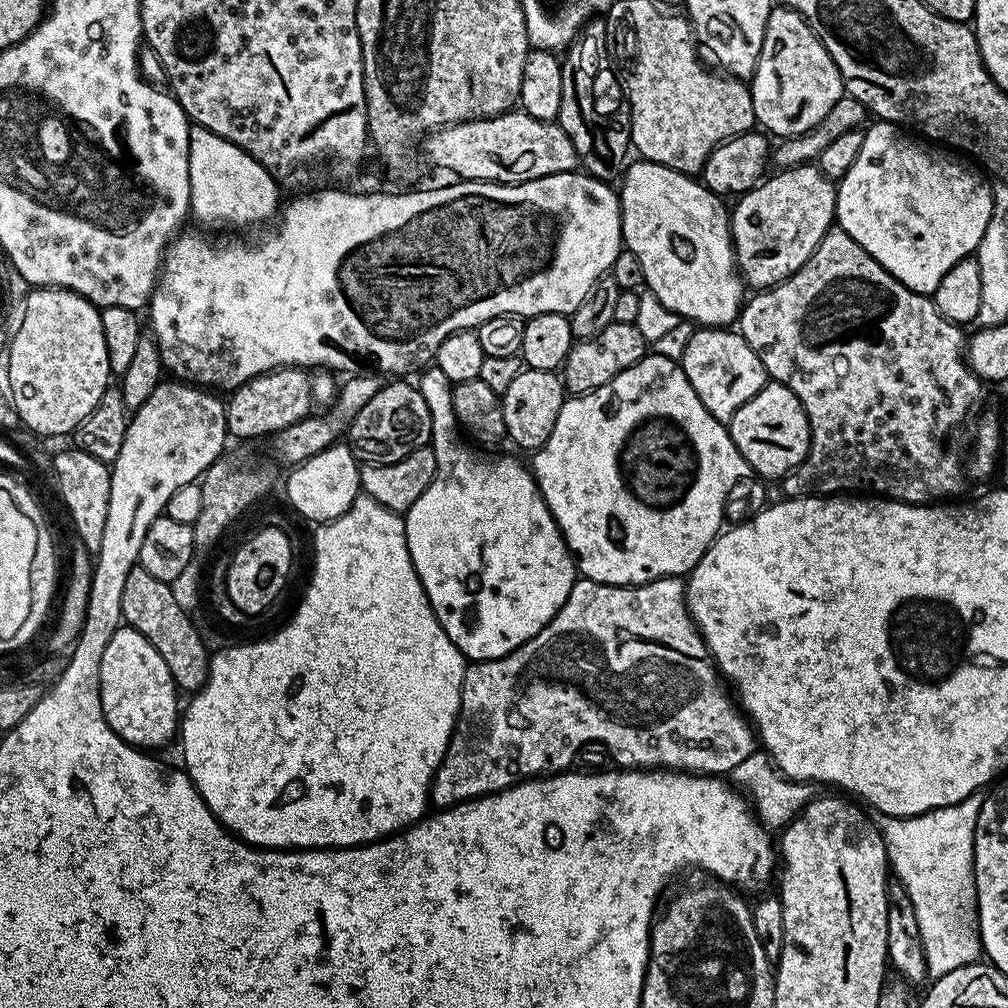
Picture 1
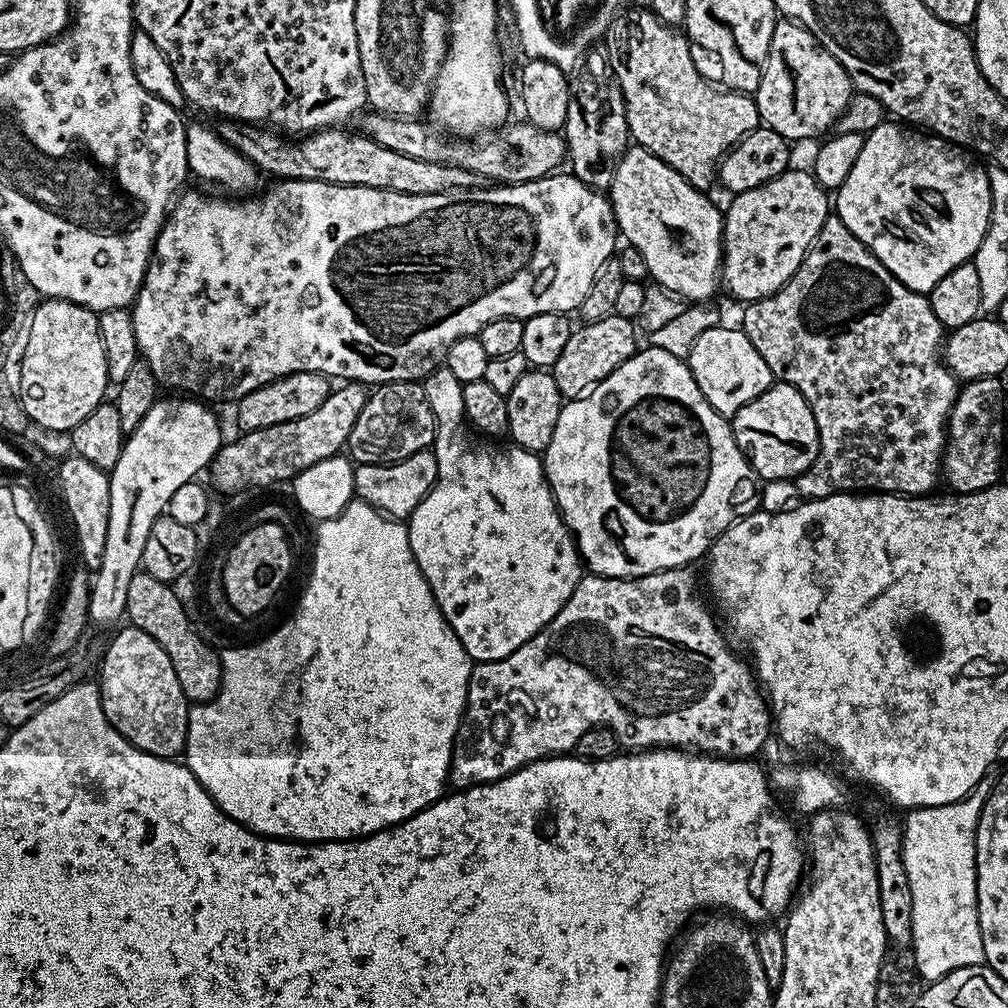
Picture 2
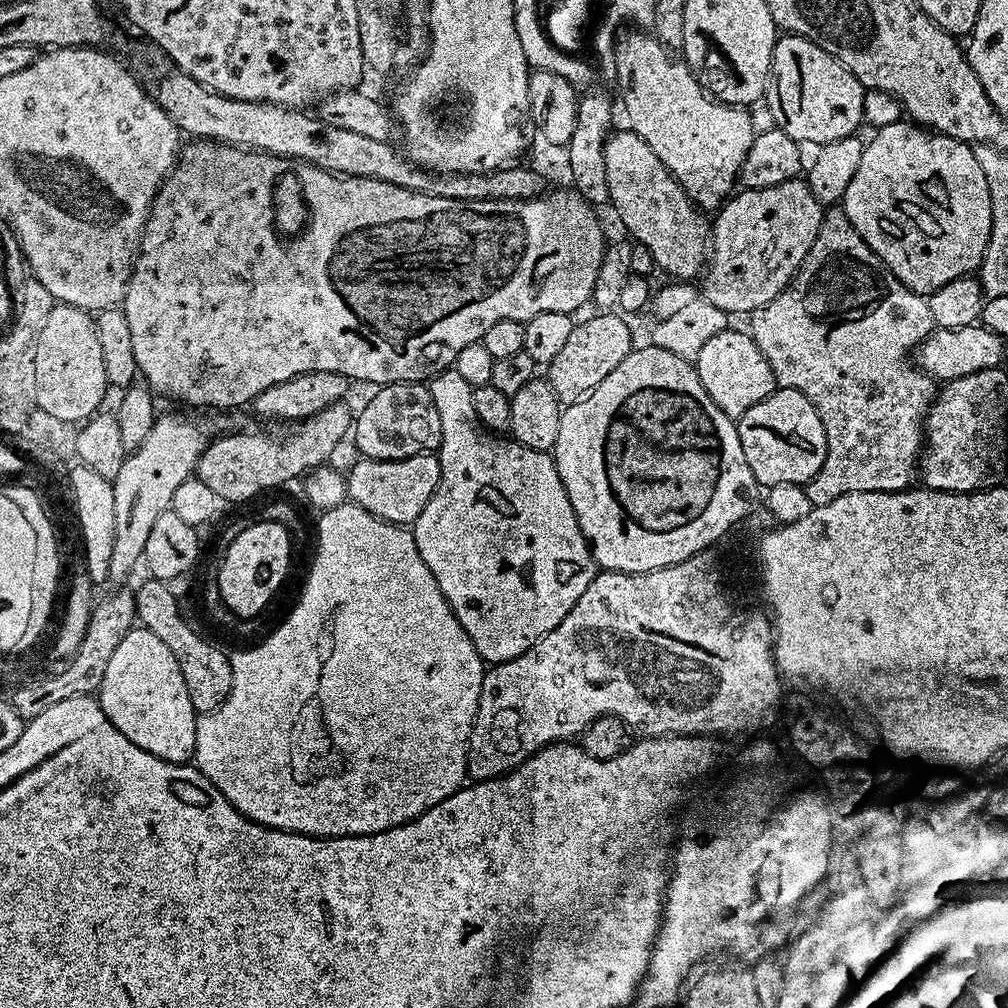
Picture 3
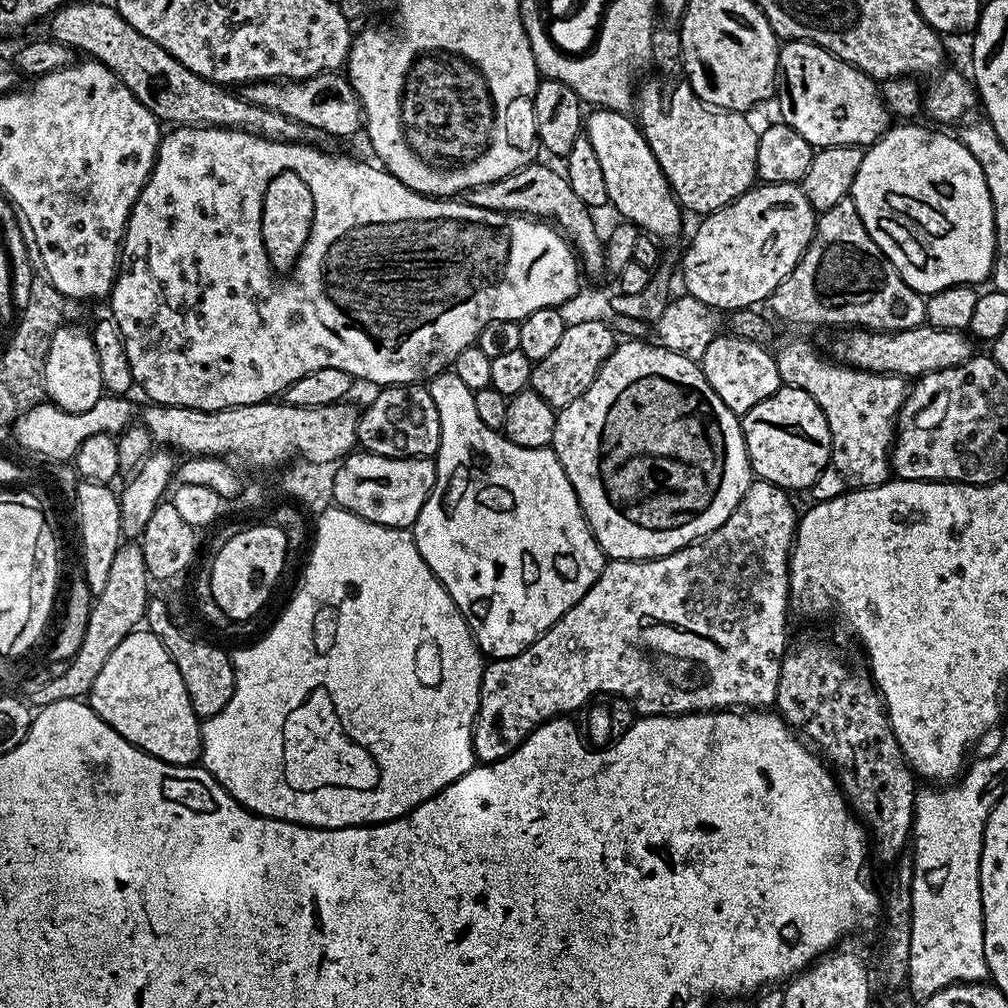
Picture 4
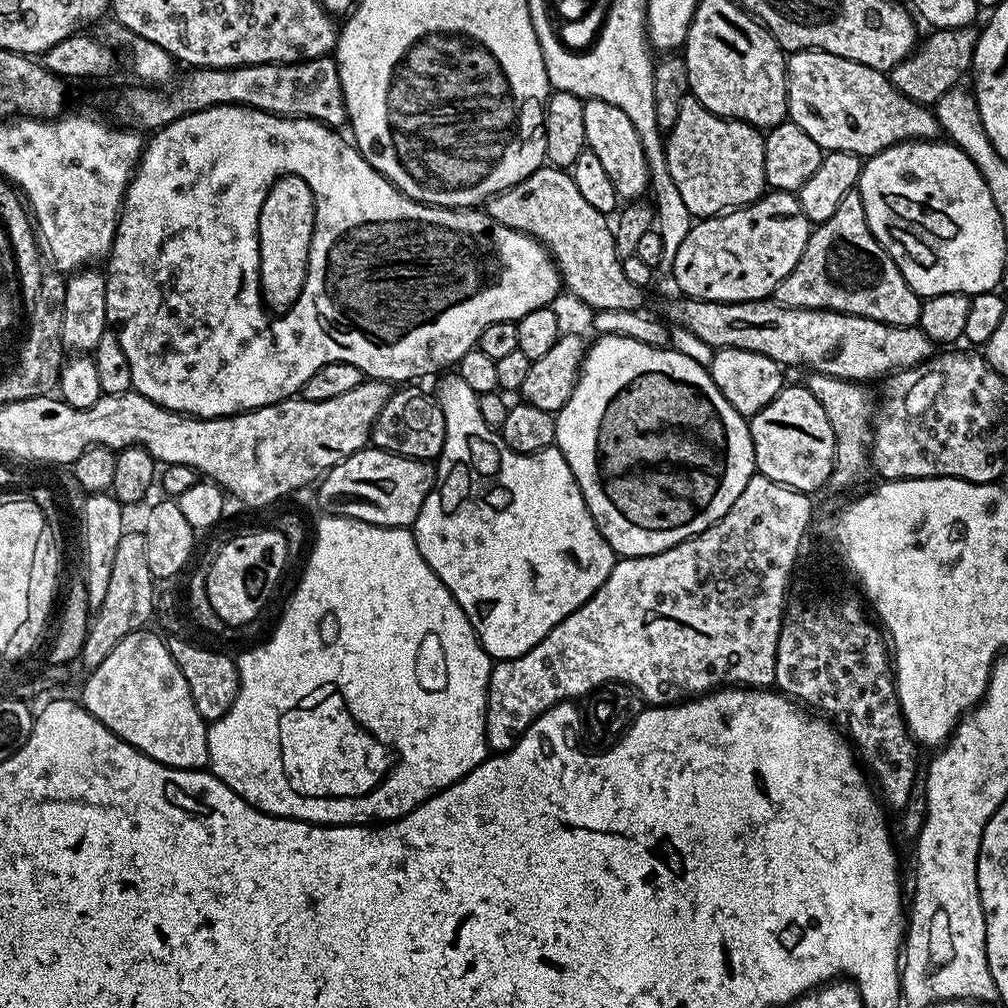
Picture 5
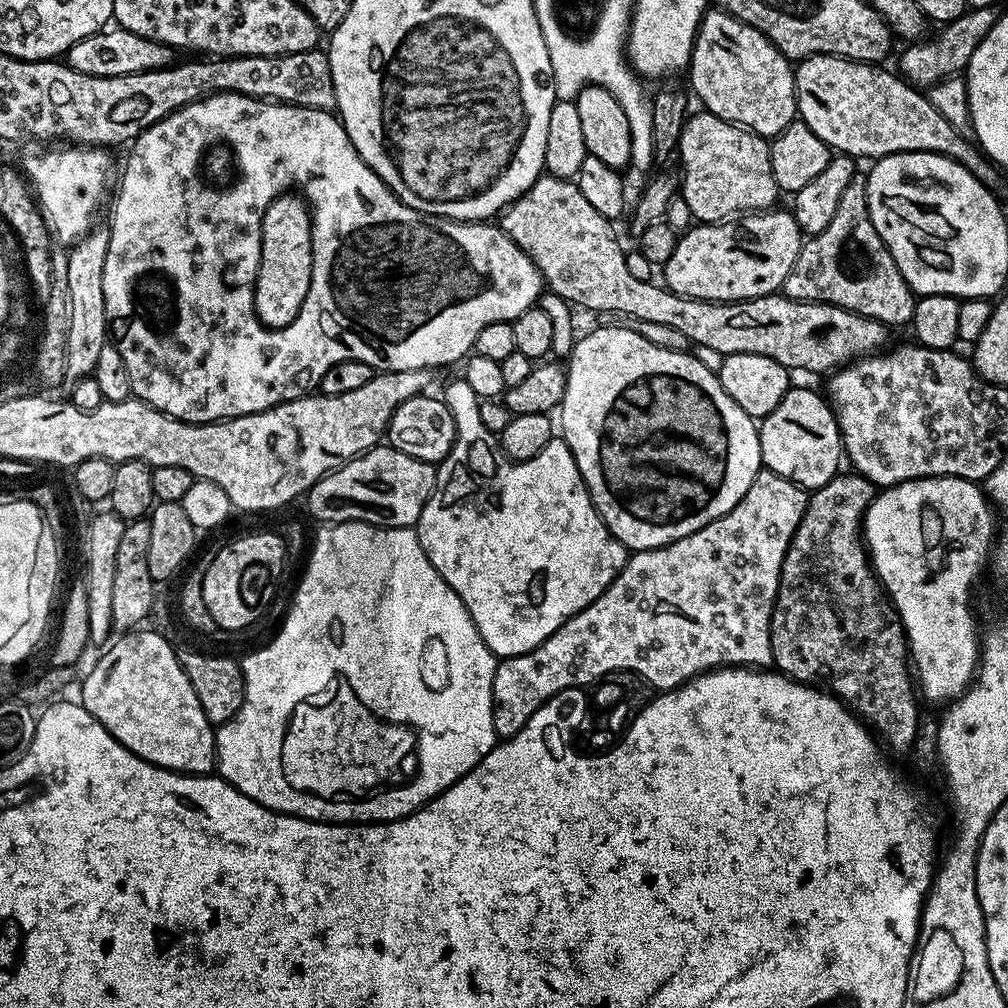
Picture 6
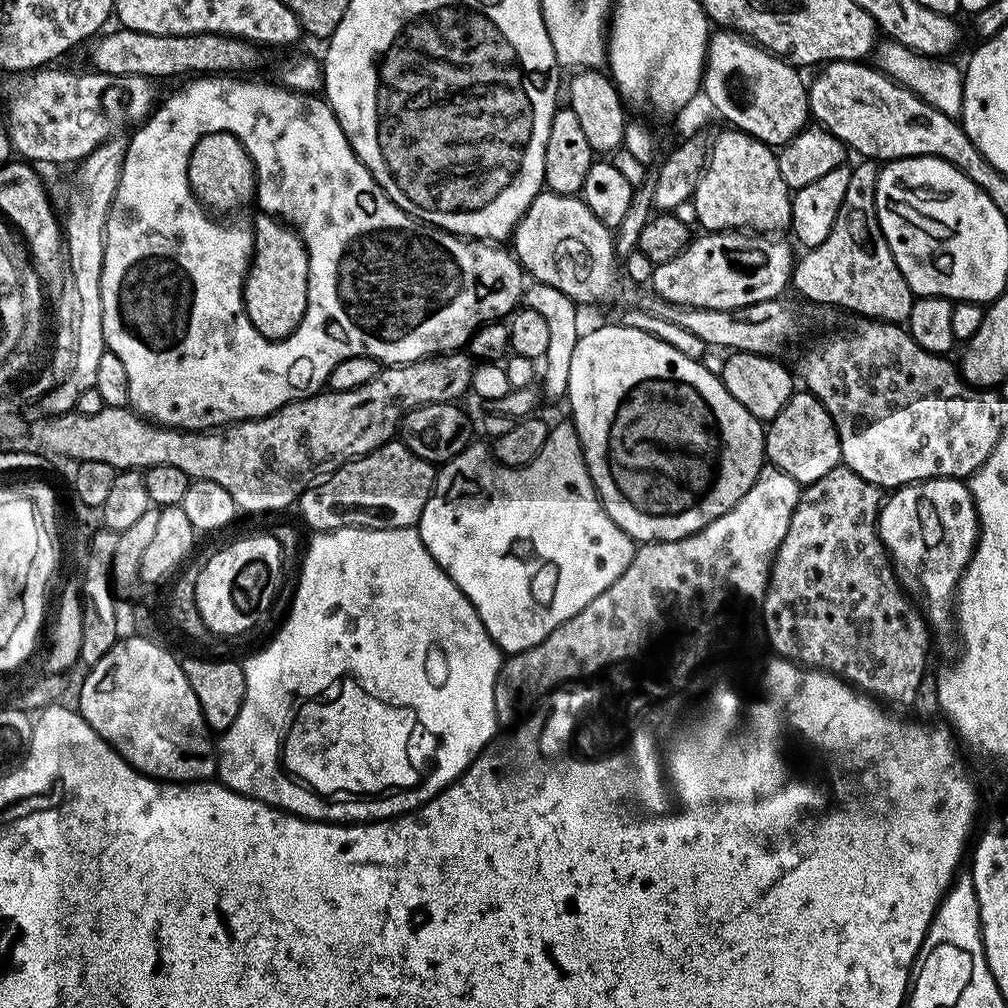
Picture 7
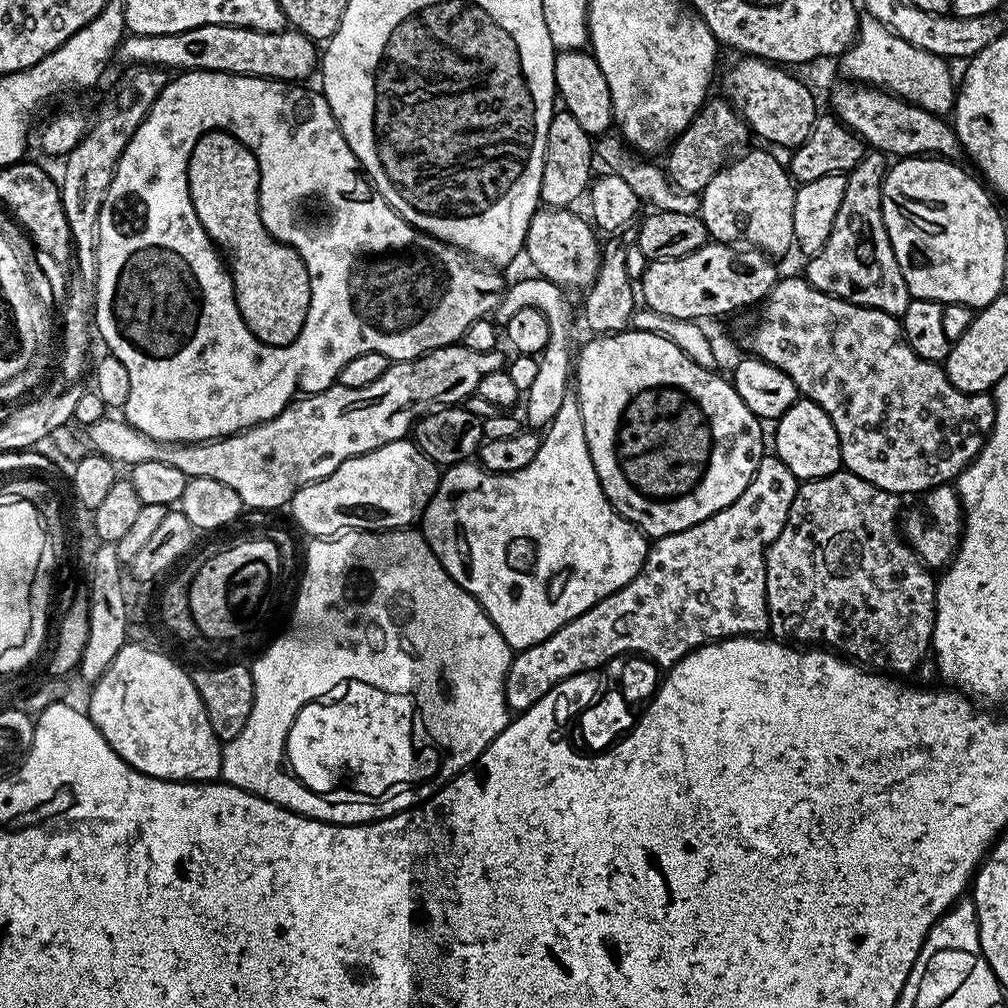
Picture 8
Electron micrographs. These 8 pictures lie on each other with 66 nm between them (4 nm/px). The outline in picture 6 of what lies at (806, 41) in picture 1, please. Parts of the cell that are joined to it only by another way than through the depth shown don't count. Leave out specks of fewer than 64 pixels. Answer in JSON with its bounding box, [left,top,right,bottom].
[794,56,1001,189]

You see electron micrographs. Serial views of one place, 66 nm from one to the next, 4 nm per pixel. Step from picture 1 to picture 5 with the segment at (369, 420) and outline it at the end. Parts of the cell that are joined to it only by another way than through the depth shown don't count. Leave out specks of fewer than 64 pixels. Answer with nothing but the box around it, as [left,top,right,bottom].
[371,391,446,461]

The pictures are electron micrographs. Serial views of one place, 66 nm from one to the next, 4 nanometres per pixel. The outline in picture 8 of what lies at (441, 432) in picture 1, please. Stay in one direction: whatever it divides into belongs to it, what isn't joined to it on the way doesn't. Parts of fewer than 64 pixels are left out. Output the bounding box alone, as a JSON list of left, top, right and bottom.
[422,394,650,650]

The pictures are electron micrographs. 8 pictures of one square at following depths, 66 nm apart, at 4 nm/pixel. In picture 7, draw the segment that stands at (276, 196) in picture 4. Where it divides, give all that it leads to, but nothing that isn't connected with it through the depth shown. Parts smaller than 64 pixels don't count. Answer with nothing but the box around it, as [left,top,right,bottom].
[244,214,308,340]

